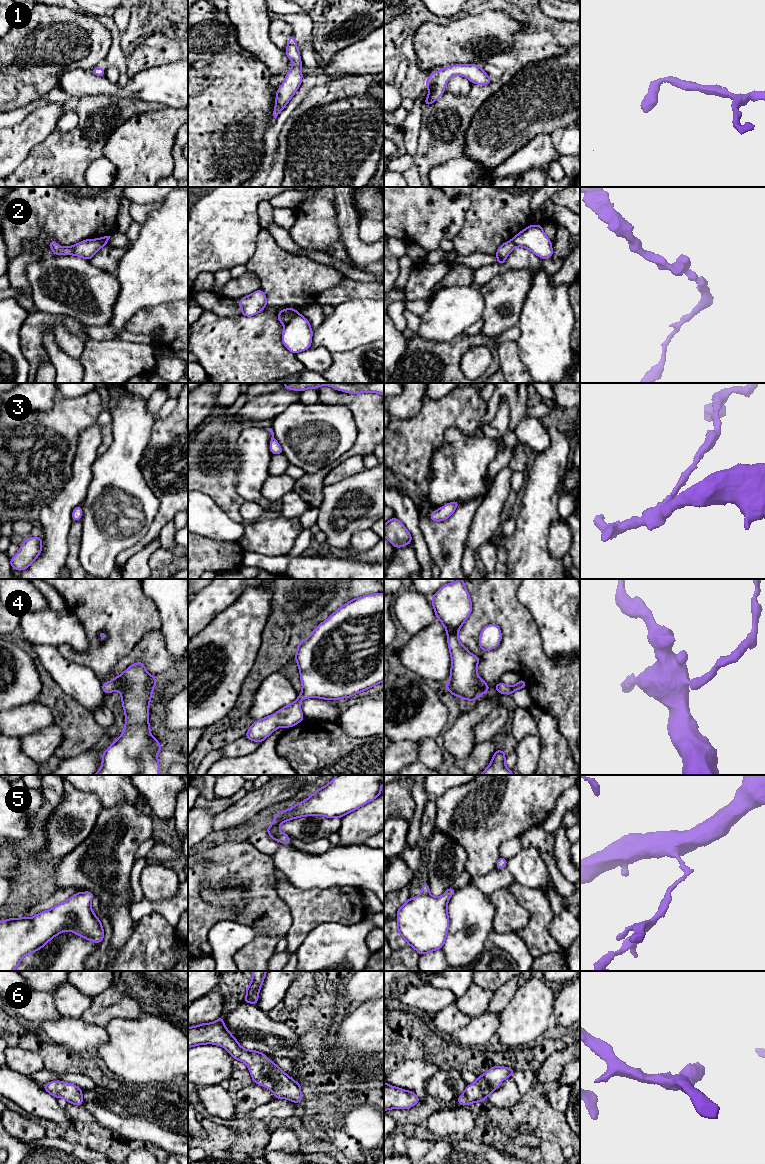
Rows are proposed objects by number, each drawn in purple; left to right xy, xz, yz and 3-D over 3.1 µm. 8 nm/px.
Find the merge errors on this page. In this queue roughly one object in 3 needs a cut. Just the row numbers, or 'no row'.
2

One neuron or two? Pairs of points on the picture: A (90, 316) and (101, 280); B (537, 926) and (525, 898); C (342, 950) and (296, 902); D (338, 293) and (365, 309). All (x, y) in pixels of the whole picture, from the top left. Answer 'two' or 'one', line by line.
A: one
B: one
C: two
D: two

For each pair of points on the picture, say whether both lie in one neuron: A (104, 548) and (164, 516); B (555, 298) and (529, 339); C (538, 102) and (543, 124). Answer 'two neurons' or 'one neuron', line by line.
A: two neurons
B: one neuron
C: one neuron

